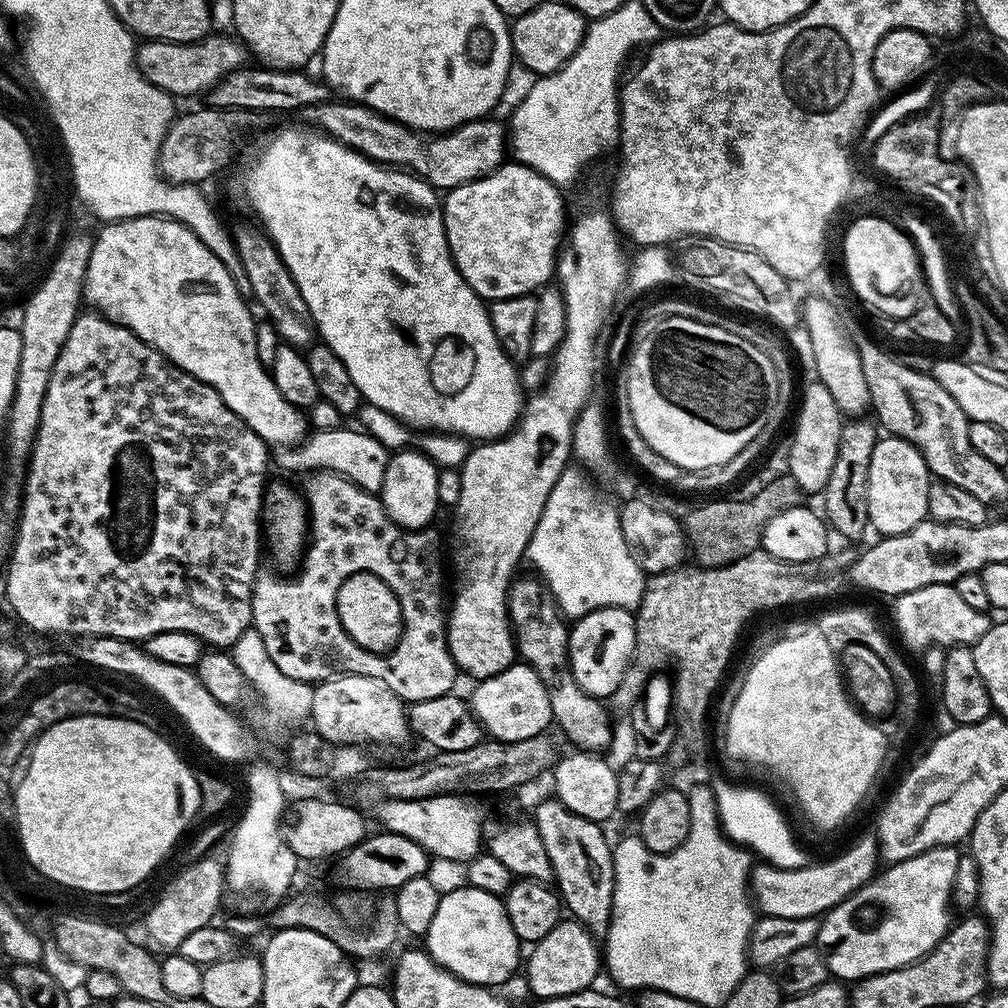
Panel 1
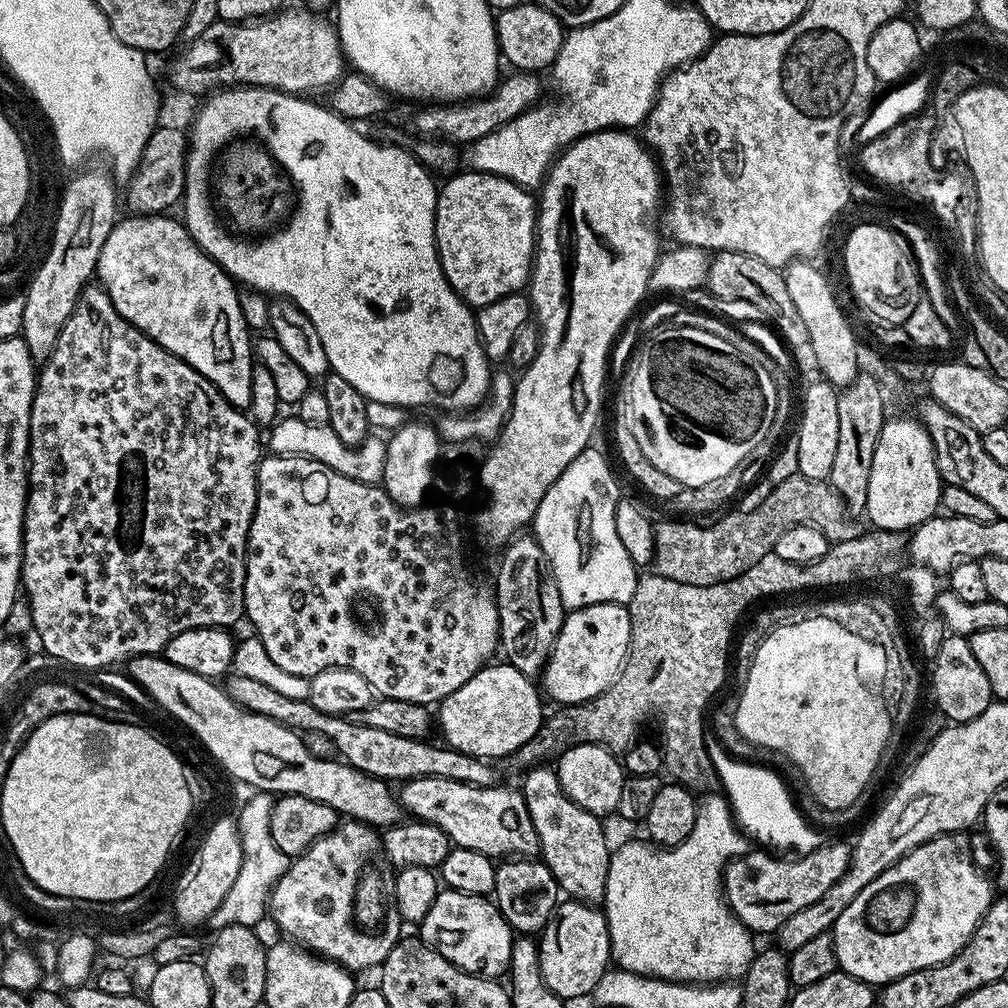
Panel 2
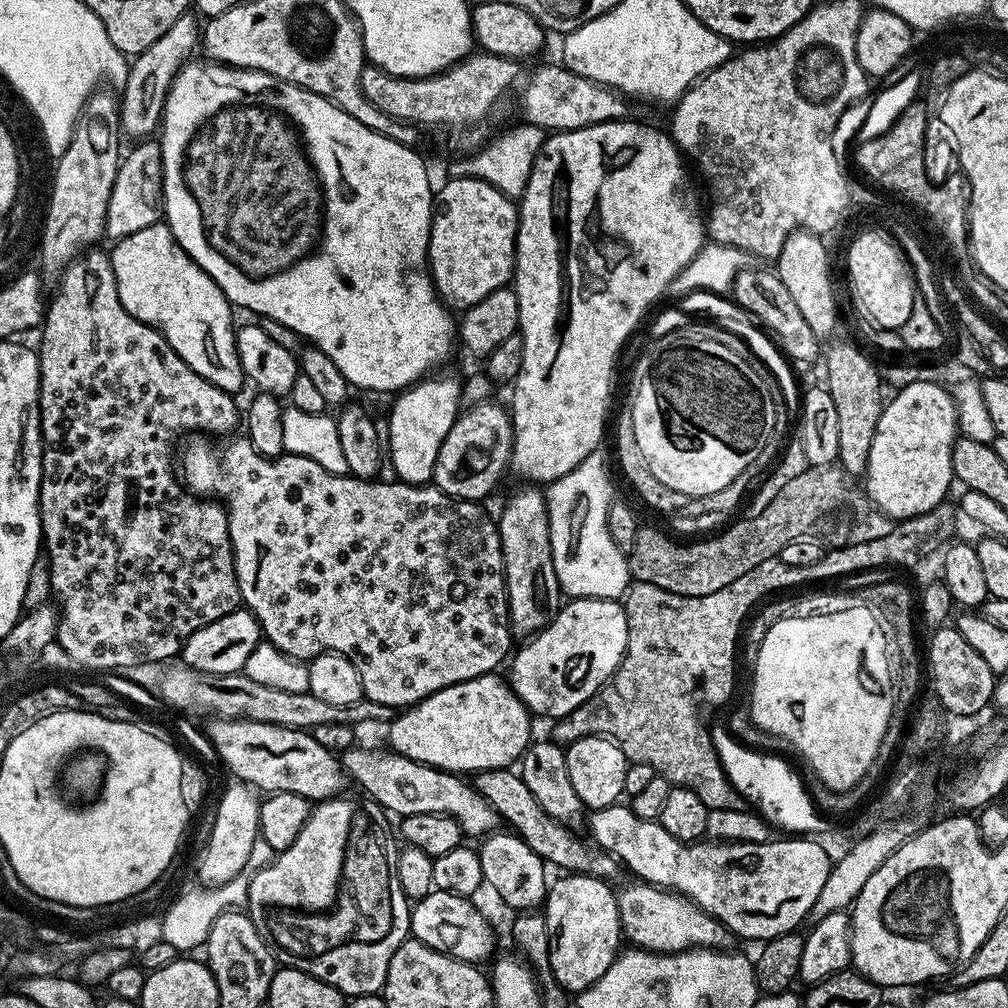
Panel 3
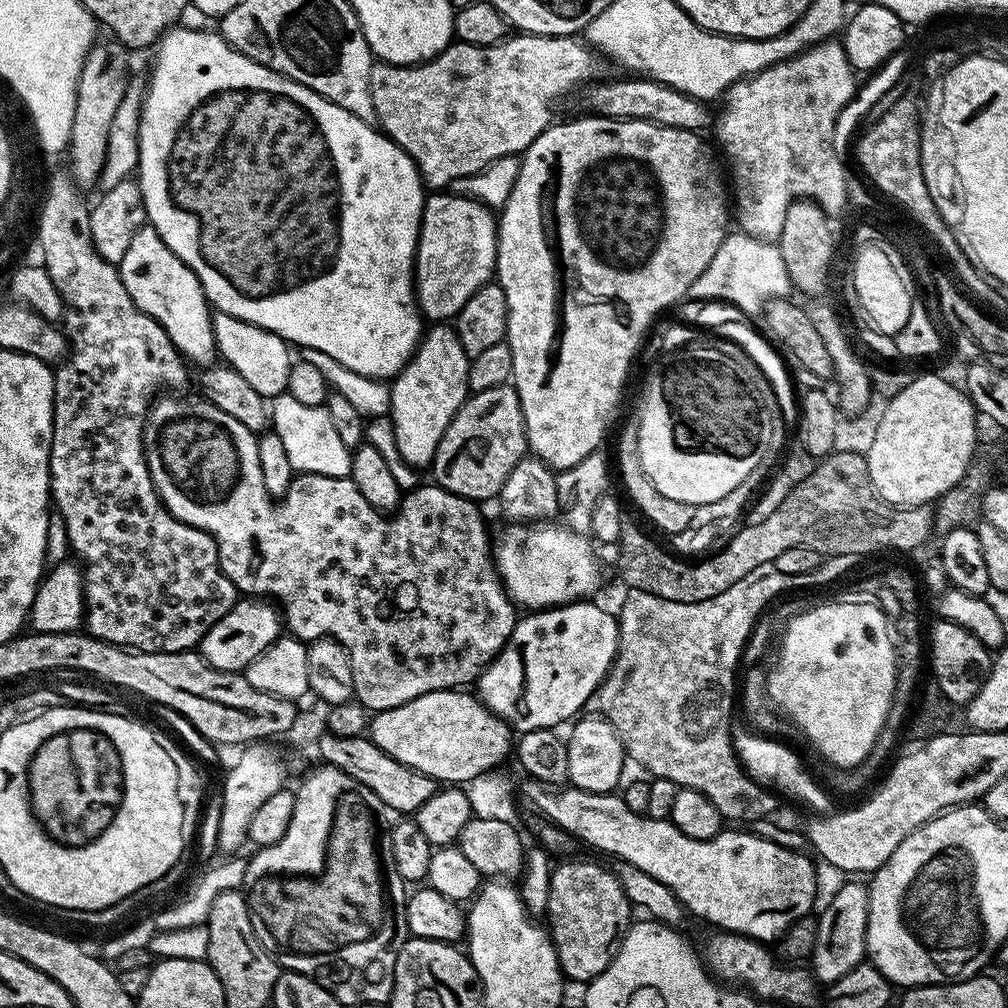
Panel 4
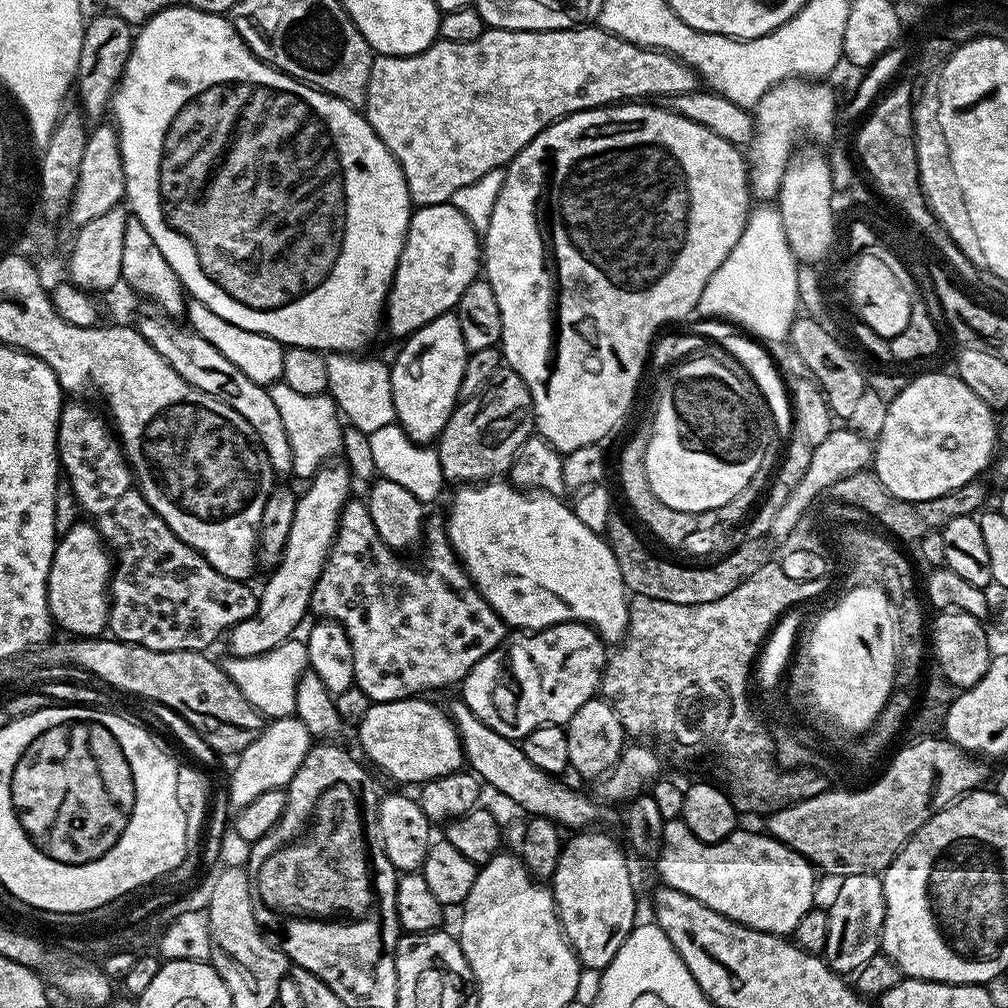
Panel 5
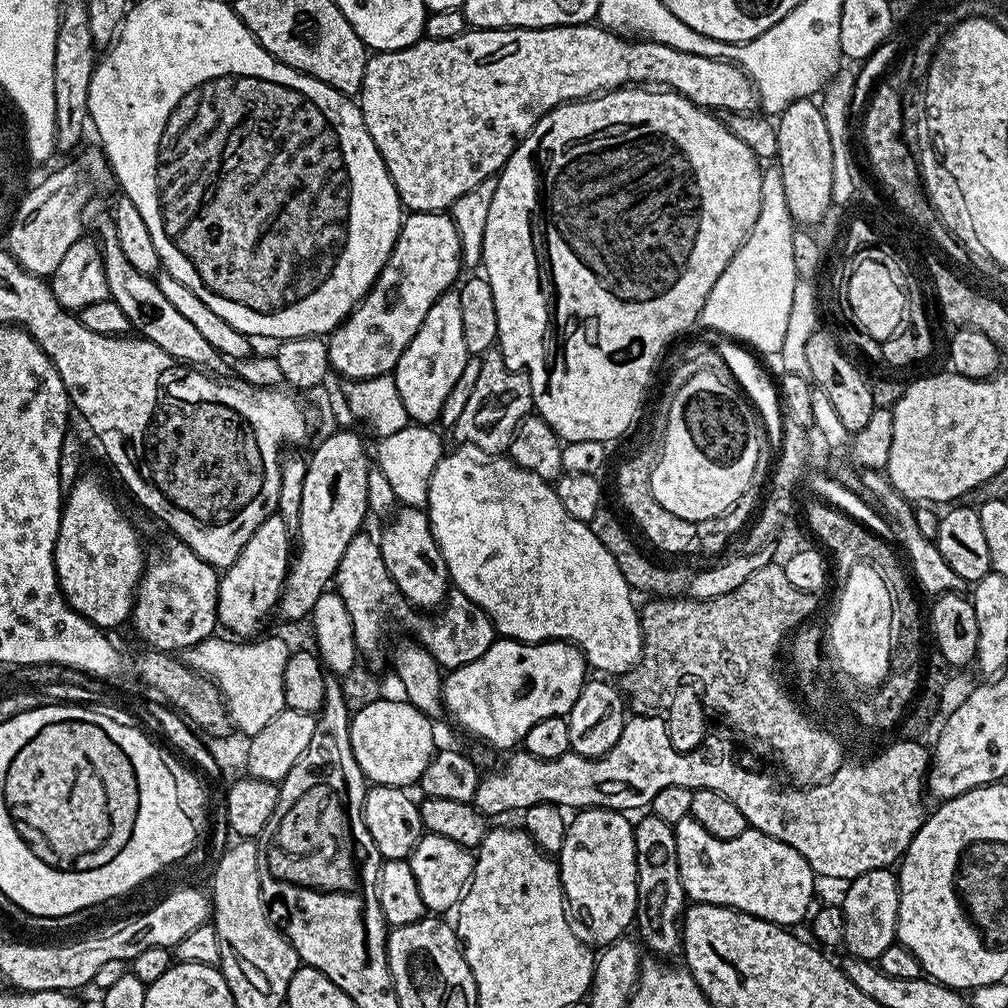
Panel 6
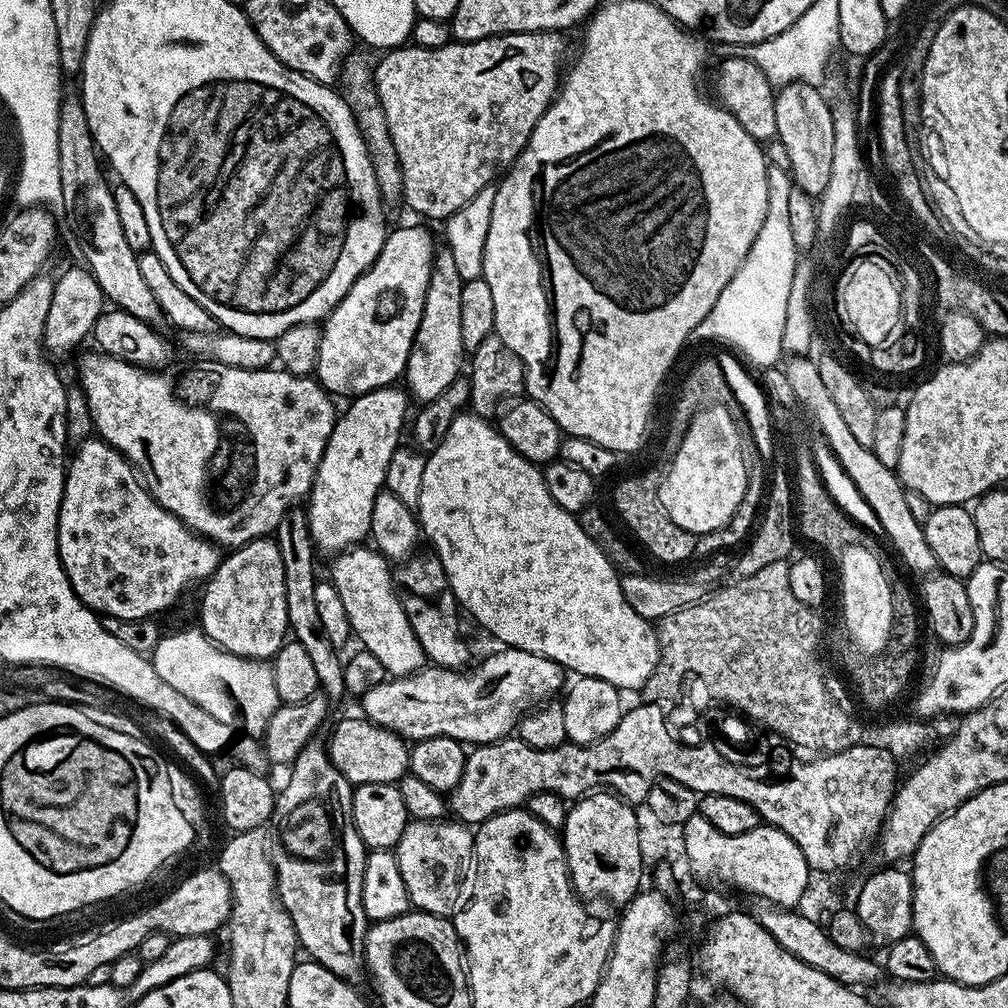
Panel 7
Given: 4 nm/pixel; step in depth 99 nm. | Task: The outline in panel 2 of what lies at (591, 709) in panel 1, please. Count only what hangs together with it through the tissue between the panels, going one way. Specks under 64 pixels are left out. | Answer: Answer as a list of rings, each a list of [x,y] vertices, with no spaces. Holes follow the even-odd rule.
[[[517,534],[503,545],[500,565],[496,568],[494,591],[500,619],[500,646],[503,659],[529,678],[543,673],[554,642],[564,625],[566,609],[562,594],[552,576],[542,546],[531,534]]]

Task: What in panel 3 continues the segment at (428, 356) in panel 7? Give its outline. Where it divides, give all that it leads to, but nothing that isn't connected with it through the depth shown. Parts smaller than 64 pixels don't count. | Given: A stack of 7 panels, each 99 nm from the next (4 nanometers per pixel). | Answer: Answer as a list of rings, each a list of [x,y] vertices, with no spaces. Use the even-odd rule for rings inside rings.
[[[452,376],[426,378],[411,388],[399,393],[392,404],[386,428],[386,456],[390,468],[396,471],[395,479],[405,484],[427,485],[432,480],[434,466],[438,462],[438,450],[450,434],[456,417],[462,411],[460,396],[462,384]]]

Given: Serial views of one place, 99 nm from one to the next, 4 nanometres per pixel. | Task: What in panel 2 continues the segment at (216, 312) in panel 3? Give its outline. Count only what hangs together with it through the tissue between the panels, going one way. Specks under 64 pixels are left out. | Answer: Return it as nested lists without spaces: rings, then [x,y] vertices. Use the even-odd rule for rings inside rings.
[[[132,214],[129,217],[129,220],[121,219],[112,227],[110,234],[106,238],[106,242],[102,246],[102,254],[98,254],[95,275],[98,277],[98,280],[100,276],[101,281],[99,280],[99,283],[102,285],[104,291],[107,292],[110,302],[114,302],[118,314],[122,314],[122,318],[130,321],[139,332],[145,332],[151,340],[161,344],[167,352],[173,352],[178,359],[185,360],[195,372],[207,378],[234,407],[241,410],[247,409],[252,394],[250,378],[252,377],[252,365],[254,363],[254,344],[251,339],[248,341],[250,329],[242,318],[237,285],[223,268],[218,267],[197,246],[194,238],[189,234],[187,228],[184,227],[179,219],[171,220],[171,215],[168,214]]]

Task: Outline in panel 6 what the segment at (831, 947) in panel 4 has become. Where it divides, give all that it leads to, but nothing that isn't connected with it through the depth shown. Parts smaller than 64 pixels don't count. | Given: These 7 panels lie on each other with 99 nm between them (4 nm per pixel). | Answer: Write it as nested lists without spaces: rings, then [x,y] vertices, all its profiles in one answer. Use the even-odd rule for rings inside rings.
[[[891,867],[870,870],[851,881],[844,892],[844,943],[847,955],[860,960],[879,961],[886,946],[897,943],[896,923],[900,901],[900,881]]]

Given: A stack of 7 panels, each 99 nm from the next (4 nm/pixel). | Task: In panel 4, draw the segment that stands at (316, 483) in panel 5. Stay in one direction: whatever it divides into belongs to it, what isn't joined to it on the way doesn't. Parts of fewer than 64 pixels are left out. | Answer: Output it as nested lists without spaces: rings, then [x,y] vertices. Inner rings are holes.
[[[240,598],[231,610],[218,622],[214,622],[211,630],[200,639],[198,651],[212,668],[223,672],[243,673],[248,664],[257,660],[276,641],[281,632],[281,613],[267,599]]]

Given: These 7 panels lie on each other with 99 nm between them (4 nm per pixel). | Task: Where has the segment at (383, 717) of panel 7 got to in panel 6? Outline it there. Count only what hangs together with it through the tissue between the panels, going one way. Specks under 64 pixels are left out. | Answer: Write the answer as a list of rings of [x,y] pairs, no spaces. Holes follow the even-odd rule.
[[[497,638],[490,650],[474,662],[461,668],[453,668],[444,676],[444,706],[449,717],[453,716],[468,732],[496,748],[512,750],[524,739],[538,722],[555,716],[567,717],[568,711],[578,702],[578,694],[584,689],[590,665],[584,653],[575,644],[562,640],[545,640],[543,644],[526,644],[522,640]]]

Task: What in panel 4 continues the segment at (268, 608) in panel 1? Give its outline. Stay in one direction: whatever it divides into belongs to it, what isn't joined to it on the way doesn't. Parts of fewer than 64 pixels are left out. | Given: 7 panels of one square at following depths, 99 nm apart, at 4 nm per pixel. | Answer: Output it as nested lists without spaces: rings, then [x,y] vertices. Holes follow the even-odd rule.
[[[164,394],[159,397],[149,408],[147,416],[144,418],[144,461],[148,463],[150,470],[150,478],[152,484],[156,487],[156,493],[160,496],[160,501],[164,504],[164,508],[174,518],[178,518],[178,522],[183,524],[192,524],[196,528],[201,528],[203,532],[208,532],[216,539],[216,549],[218,550],[218,558],[220,559],[220,568],[226,574],[226,578],[230,578],[232,585],[236,587],[237,593],[243,594],[245,597],[252,598],[271,598],[278,605],[279,611],[282,613],[283,623],[286,625],[287,631],[295,636],[297,640],[311,642],[313,640],[337,640],[344,649],[348,652],[350,658],[350,666],[352,667],[352,691],[355,699],[359,700],[369,713],[385,712],[391,708],[400,708],[406,702],[410,702],[414,698],[418,698],[422,694],[430,694],[431,692],[442,692],[445,690],[456,690],[461,686],[468,686],[468,683],[475,681],[480,673],[487,668],[489,662],[493,660],[498,653],[503,650],[504,643],[510,638],[510,634],[514,630],[518,619],[517,609],[514,607],[514,601],[509,596],[508,591],[504,589],[504,581],[500,578],[500,573],[496,571],[496,562],[494,559],[494,544],[493,541],[488,541],[488,528],[484,525],[484,516],[480,513],[481,505],[475,500],[467,500],[458,494],[454,494],[450,490],[440,487],[435,482],[421,483],[419,486],[405,491],[403,493],[399,508],[395,509],[391,515],[387,516],[377,510],[374,506],[370,506],[370,502],[366,502],[366,498],[362,498],[362,490],[358,490],[358,486],[354,486],[351,478],[343,476],[342,478],[330,478],[322,474],[296,474],[293,475],[288,493],[280,499],[273,499],[269,496],[266,486],[262,482],[262,466],[258,462],[258,446],[256,445],[258,436],[257,433],[251,432],[245,424],[238,422],[238,418],[234,418],[230,414],[226,414],[226,410],[222,410],[218,406],[214,406],[211,400],[207,398],[199,398],[195,400],[192,396],[180,396],[184,394]]]

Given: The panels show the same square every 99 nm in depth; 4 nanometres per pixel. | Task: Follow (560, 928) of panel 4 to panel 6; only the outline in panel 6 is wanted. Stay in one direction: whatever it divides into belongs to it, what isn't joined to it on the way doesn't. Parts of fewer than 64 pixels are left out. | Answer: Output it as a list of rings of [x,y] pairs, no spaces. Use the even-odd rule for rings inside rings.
[[[586,808],[571,817],[566,830],[566,842],[558,853],[560,881],[564,887],[564,902],[573,917],[584,923],[584,928],[600,943],[600,946],[613,944],[621,939],[628,927],[633,927],[636,919],[636,851],[634,850],[633,821],[625,813],[612,808]]]

